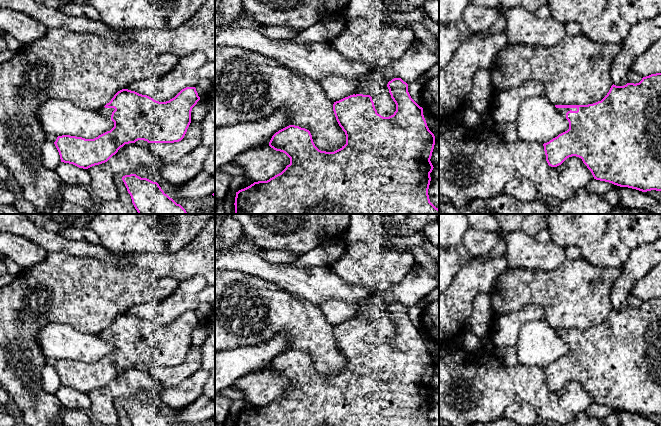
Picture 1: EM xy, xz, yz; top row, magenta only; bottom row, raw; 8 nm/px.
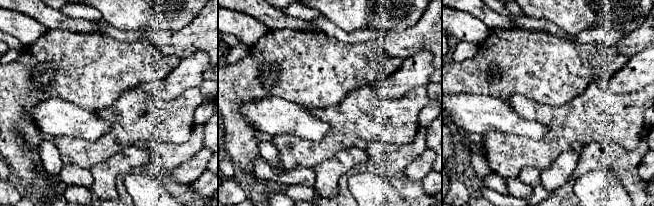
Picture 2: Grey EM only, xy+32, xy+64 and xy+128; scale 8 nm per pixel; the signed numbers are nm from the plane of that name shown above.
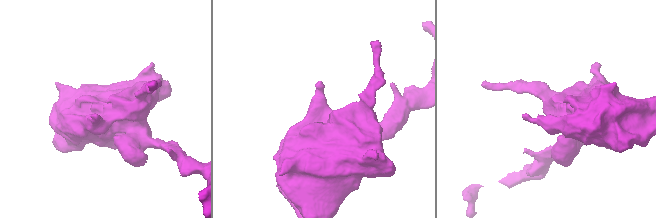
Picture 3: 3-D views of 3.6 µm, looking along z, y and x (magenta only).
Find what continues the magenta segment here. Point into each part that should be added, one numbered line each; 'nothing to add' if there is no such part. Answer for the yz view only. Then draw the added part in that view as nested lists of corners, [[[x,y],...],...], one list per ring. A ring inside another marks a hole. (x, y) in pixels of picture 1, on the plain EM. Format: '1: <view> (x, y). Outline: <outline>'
1: yz (562, 335). Outline: [[[556,332],[557,335],[563,340],[566,342],[566,337],[570,334],[572,335],[577,335],[577,332]]]

